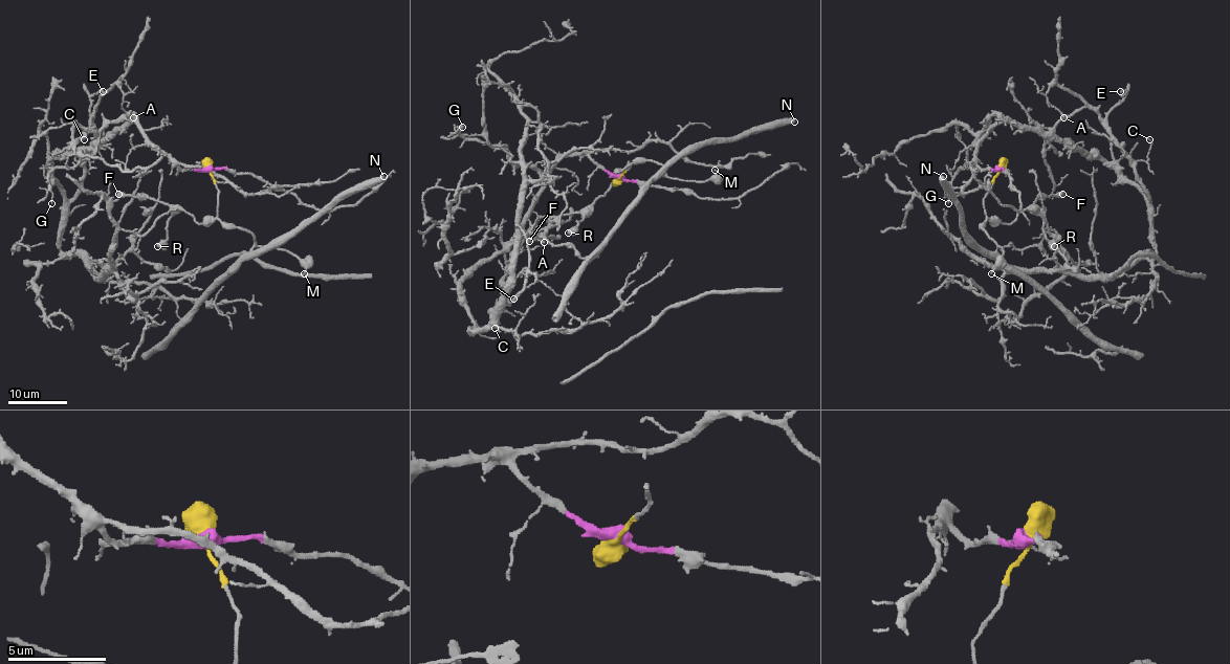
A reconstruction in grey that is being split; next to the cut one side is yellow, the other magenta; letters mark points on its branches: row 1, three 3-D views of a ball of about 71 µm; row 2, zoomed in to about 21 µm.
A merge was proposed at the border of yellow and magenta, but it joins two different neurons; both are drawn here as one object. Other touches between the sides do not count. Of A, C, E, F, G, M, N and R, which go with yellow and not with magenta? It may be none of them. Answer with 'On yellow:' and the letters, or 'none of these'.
On yellow: F, M, N, R

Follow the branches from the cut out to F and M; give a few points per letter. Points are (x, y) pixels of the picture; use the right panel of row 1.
F: (998, 168), (987, 193), (984, 213), (988, 218), (1010, 224), (1038, 197), (1063, 193)
M: (998, 168), (984, 199), (984, 231), (1003, 249), (1000, 261), (991, 272)

